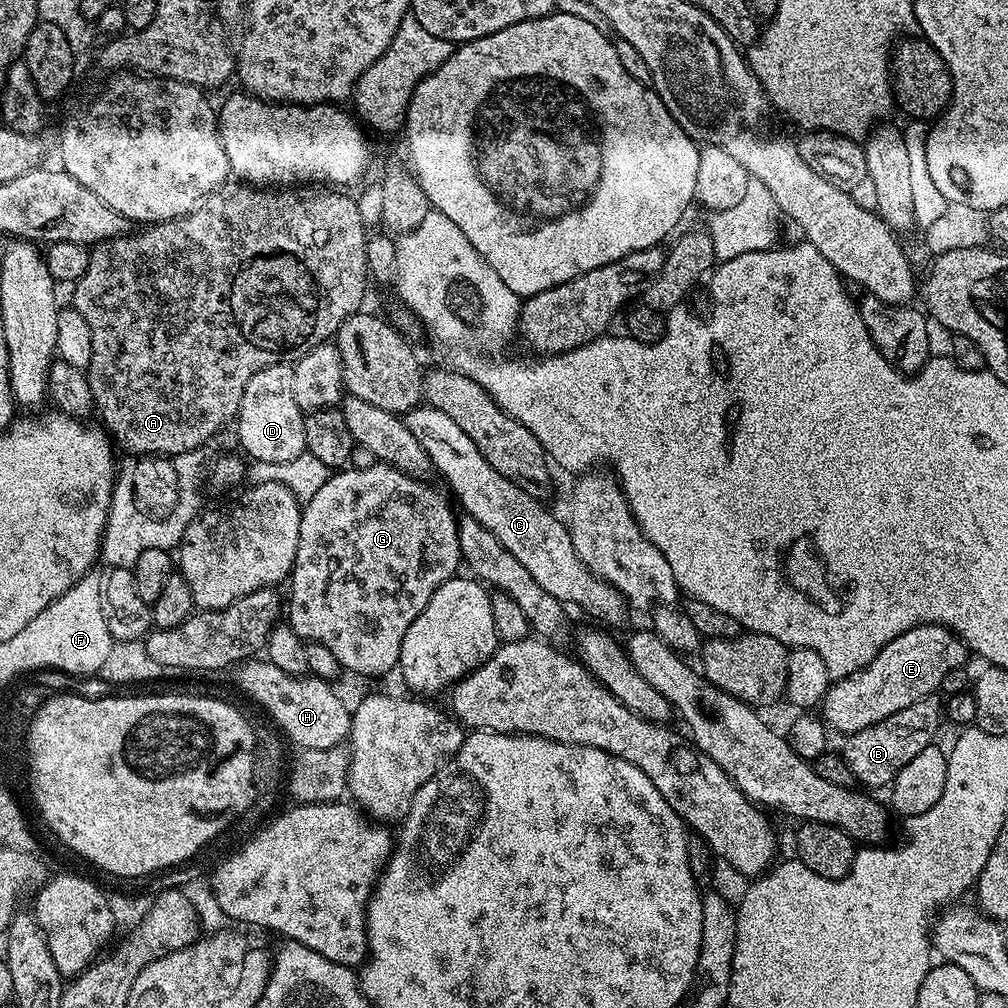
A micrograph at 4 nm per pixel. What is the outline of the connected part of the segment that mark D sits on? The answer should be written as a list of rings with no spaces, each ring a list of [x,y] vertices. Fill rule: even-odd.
[[[291,365],[264,367],[246,384],[234,422],[238,440],[253,461],[288,462],[298,458],[305,446],[305,413],[294,399],[294,374]]]

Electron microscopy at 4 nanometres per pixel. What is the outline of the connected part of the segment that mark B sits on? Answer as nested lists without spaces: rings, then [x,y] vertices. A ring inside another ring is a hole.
[[[935,695],[927,696],[925,700],[914,702],[914,706],[906,706],[906,710],[898,710],[898,714],[890,714],[882,722],[870,726],[861,732],[851,733],[842,747],[844,761],[856,776],[861,785],[869,789],[891,785],[892,779],[918,754],[926,750],[926,746],[937,739],[936,731],[940,728],[942,720],[942,704],[936,701]]]

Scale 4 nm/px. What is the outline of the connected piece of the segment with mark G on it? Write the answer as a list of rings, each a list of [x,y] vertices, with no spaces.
[[[368,462],[365,468],[352,468],[353,466],[345,467],[343,470],[336,470],[331,473],[326,482],[326,486],[322,486],[322,490],[318,490],[318,494],[314,494],[314,498],[310,498],[303,505],[300,514],[300,525],[298,526],[298,554],[294,558],[294,566],[292,567],[292,575],[290,577],[290,585],[292,584],[292,593],[286,596],[286,622],[294,630],[294,634],[298,634],[300,639],[305,642],[321,644],[326,646],[326,650],[332,651],[334,658],[338,658],[341,669],[352,672],[357,672],[360,676],[384,676],[388,671],[395,669],[400,663],[400,651],[402,650],[402,638],[406,638],[406,630],[410,630],[410,622],[414,622],[414,618],[418,618],[418,614],[422,614],[422,610],[426,606],[426,602],[430,602],[430,598],[434,594],[434,590],[438,590],[438,586],[442,586],[447,580],[453,579],[457,575],[456,567],[461,567],[460,559],[460,533],[458,531],[458,516],[457,513],[452,513],[453,501],[450,499],[447,491],[439,492],[436,488],[431,488],[430,485],[424,484],[423,479],[415,476],[408,476],[402,470],[398,470],[389,464],[379,462]]]

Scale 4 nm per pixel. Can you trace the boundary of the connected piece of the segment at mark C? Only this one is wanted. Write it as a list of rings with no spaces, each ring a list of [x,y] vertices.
[[[417,406],[410,409],[403,422],[432,459],[435,471],[444,475],[451,495],[458,504],[460,499],[463,511],[482,522],[482,526],[486,526],[486,530],[490,530],[490,534],[494,534],[494,538],[498,538],[498,542],[502,542],[502,546],[510,550],[510,554],[514,554],[526,570],[530,570],[530,578],[534,578],[546,594],[558,598],[565,606],[577,604],[582,611],[597,616],[601,620],[597,621],[604,626],[620,624],[630,615],[624,595],[595,576],[584,565],[582,558],[578,558],[567,523],[561,517],[559,520],[554,513],[547,512],[537,497],[526,494],[514,482],[502,478],[502,474],[498,474],[498,470],[482,458],[478,446],[474,446],[470,437],[450,417],[442,414],[442,410]]]

